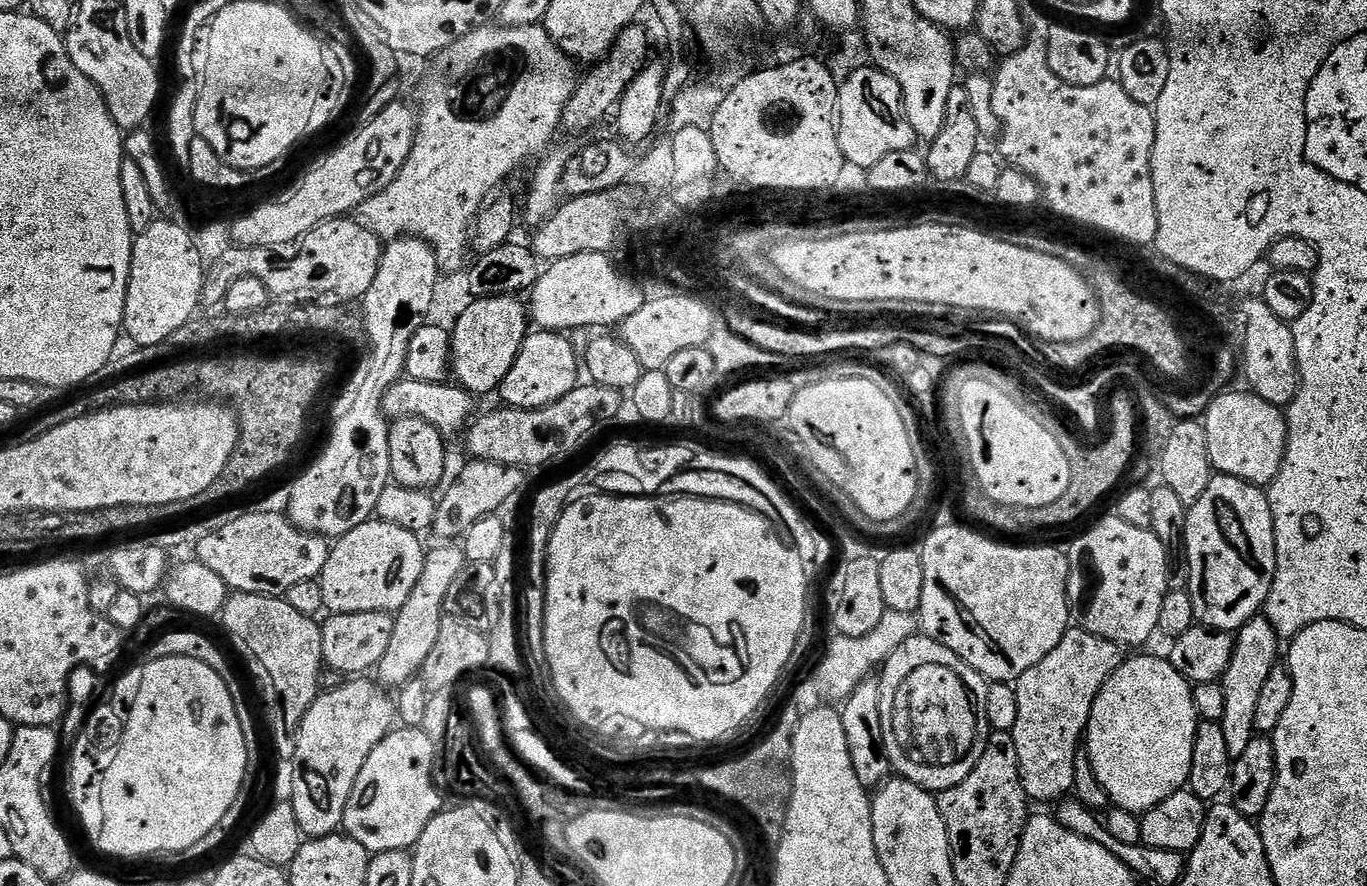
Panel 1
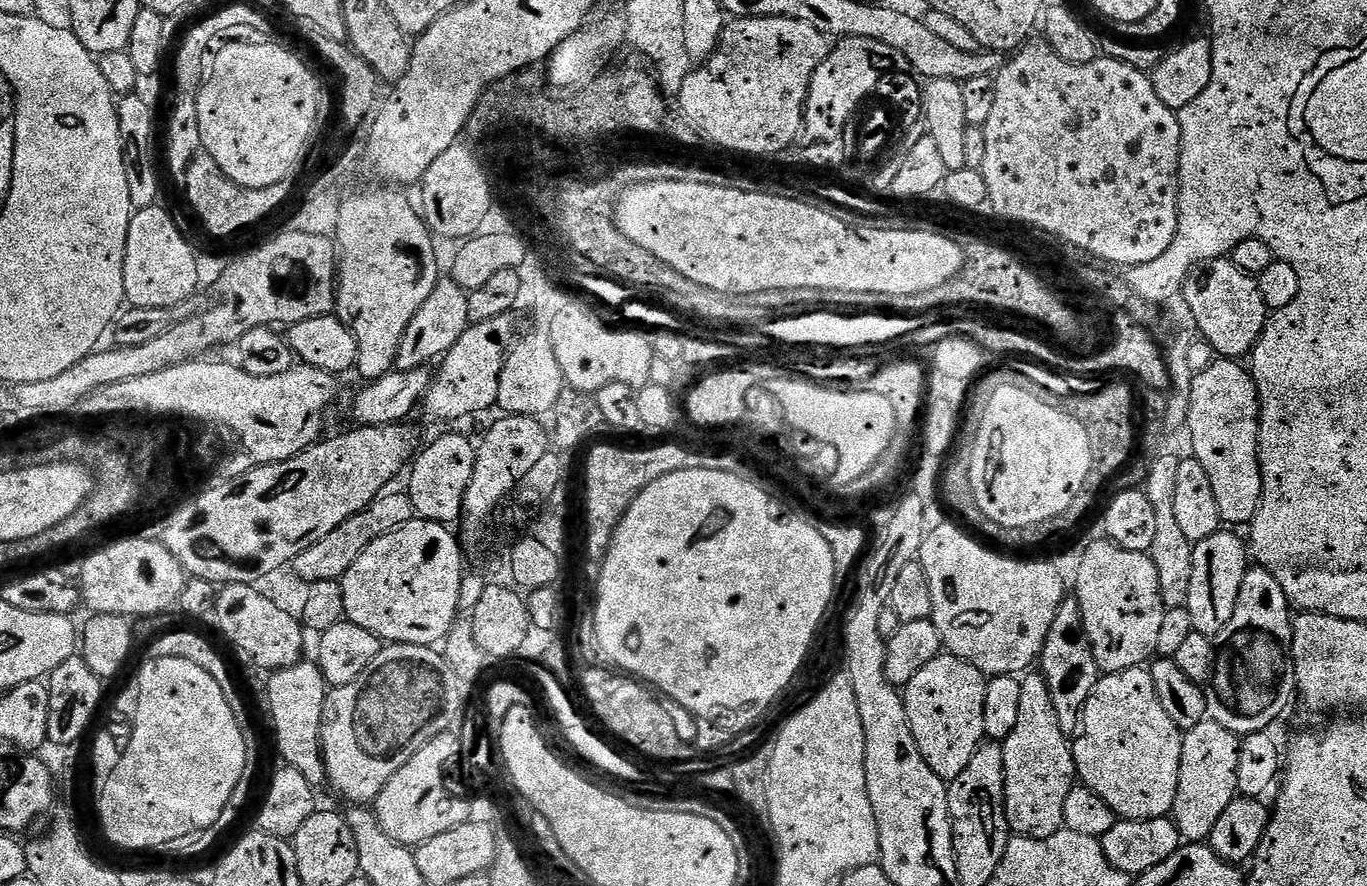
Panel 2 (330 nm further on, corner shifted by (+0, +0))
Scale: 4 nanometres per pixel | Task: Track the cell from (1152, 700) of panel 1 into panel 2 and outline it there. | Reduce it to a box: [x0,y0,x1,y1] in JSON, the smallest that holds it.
[1072,667,1184,820]

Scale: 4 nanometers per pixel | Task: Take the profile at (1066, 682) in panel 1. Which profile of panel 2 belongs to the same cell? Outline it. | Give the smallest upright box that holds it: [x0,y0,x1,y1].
[1002,674,1077,838]

